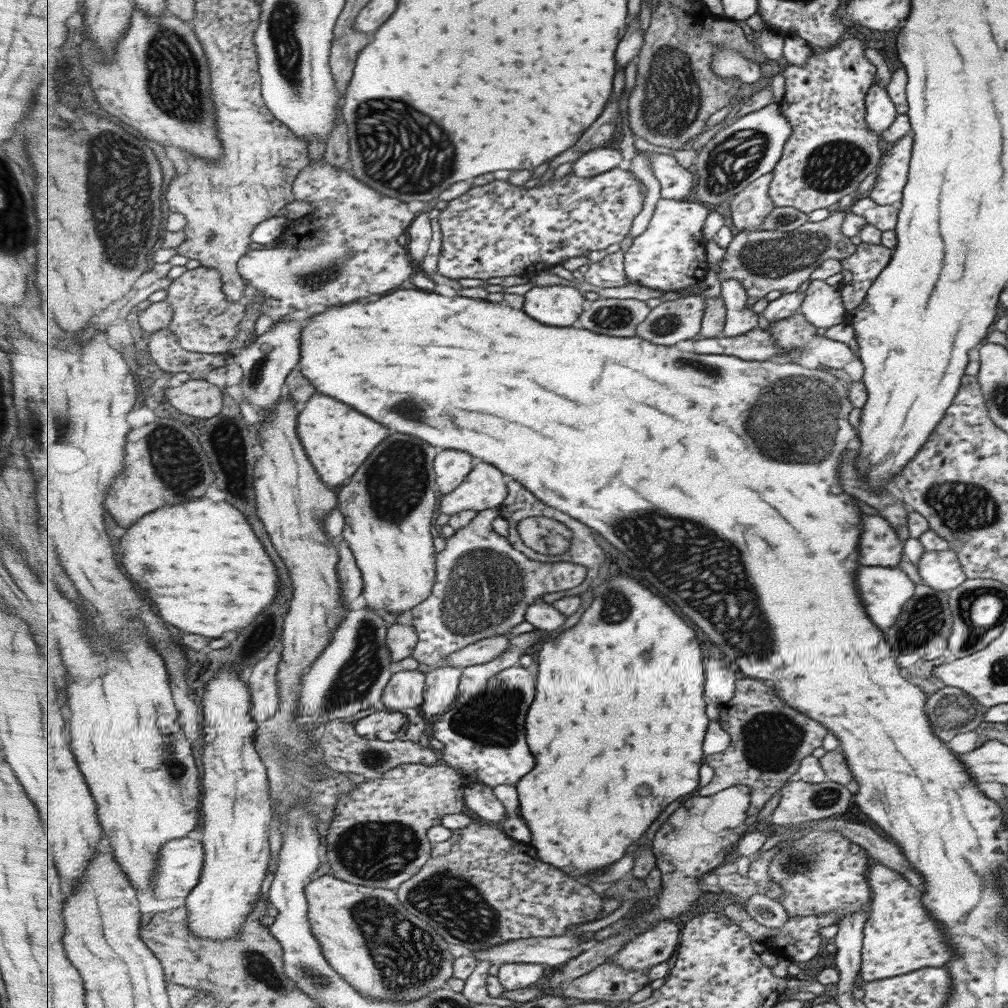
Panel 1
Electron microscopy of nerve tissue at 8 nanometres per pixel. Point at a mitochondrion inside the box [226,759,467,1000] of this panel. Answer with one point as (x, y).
(377, 921)

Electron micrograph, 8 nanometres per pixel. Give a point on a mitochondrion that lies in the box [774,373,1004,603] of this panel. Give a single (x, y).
(961, 507)

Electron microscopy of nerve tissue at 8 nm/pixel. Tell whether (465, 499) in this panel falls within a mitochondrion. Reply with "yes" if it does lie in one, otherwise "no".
no

